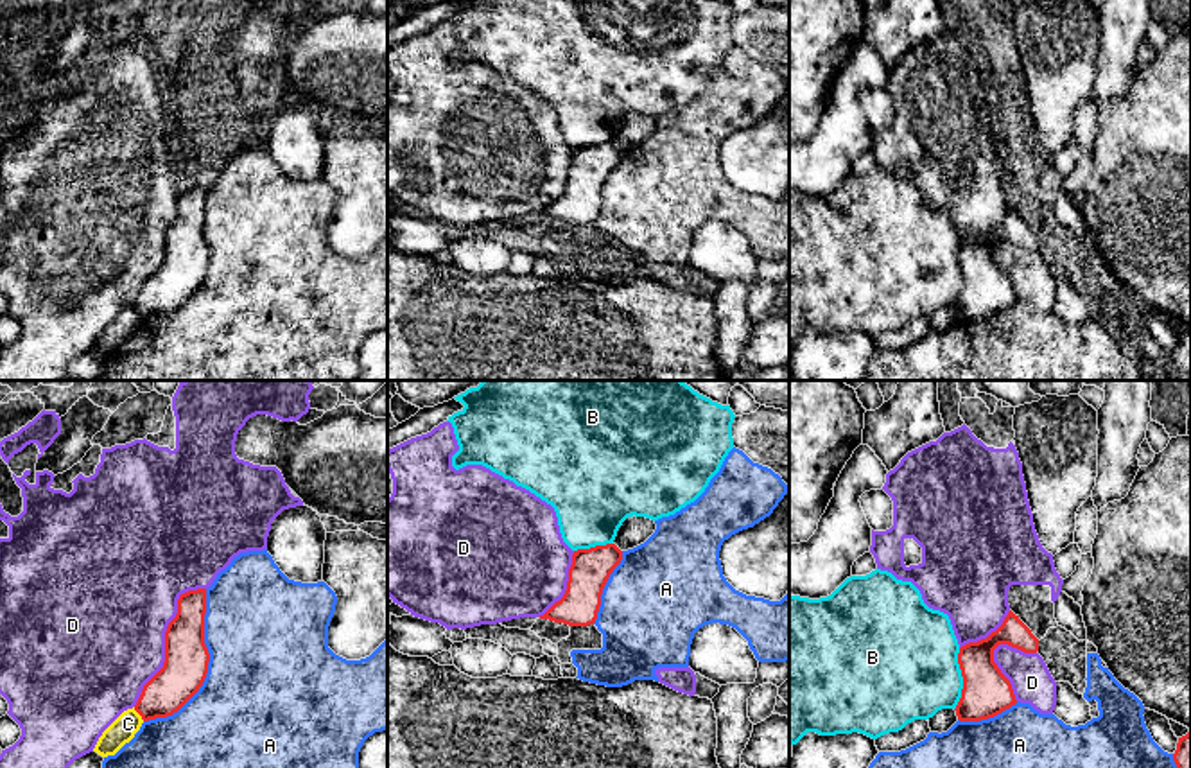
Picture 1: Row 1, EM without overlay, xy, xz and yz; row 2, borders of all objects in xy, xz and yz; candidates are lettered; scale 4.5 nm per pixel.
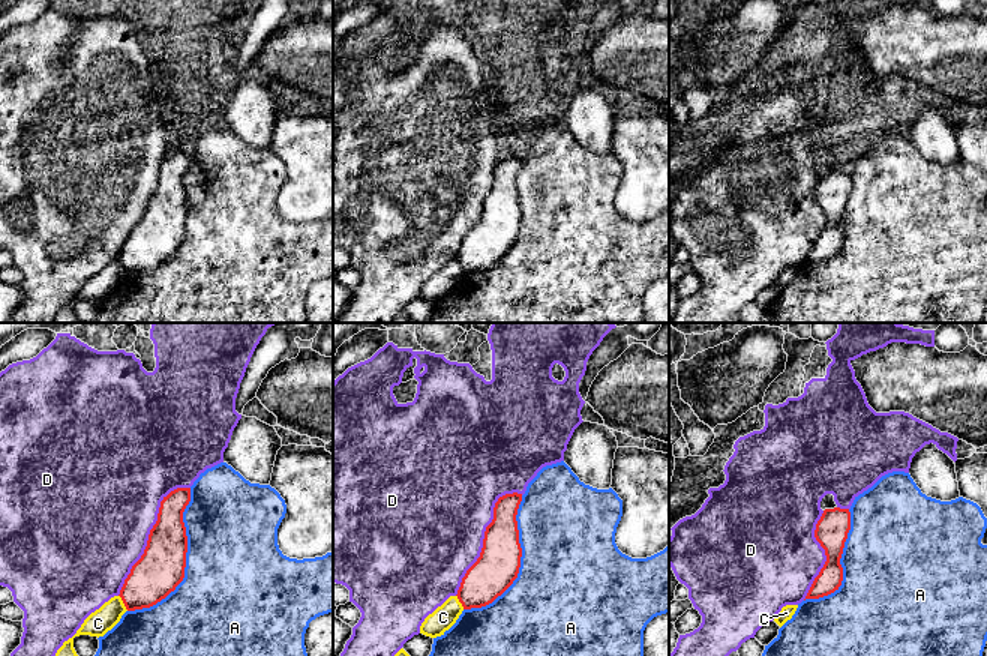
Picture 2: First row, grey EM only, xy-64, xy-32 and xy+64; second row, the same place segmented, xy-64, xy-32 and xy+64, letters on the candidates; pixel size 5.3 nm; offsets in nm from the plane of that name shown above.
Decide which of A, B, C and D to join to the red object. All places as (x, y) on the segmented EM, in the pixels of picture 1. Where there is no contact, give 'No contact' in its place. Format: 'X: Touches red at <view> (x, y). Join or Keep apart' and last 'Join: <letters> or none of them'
A: Touches red at xy (207, 666). Keep apart
B: Touches red at yz (964, 679). Keep apart
C: Touches red at xy (139, 713). Keep apart
D: Touches red at xy (165, 639). Keep apart
Join: none of them

